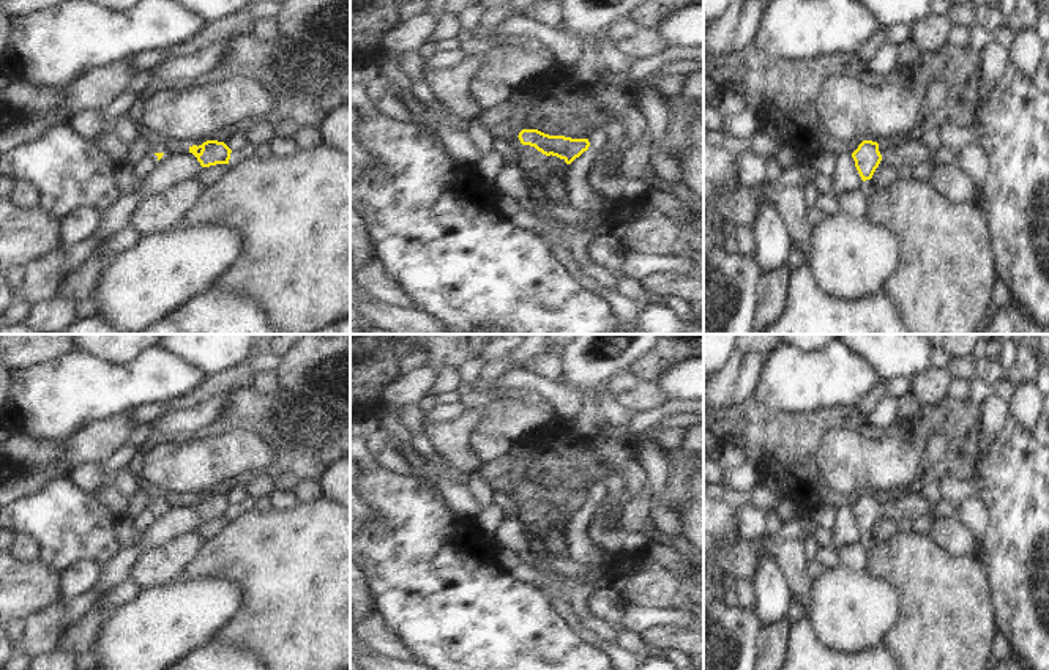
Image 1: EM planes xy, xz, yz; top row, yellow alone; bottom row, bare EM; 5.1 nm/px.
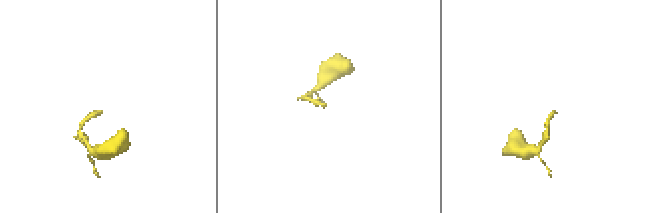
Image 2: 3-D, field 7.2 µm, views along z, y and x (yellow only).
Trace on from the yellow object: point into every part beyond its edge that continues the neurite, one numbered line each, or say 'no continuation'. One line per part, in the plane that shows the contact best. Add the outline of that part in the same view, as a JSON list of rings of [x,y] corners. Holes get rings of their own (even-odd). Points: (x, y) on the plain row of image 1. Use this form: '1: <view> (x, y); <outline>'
1: yz (914, 506); [[[907,493],[899,498],[891,498],[887,501],[879,497],[879,504],[882,508],[880,519],[894,519],[901,522],[902,519],[912,519],[918,522],[923,517],[932,517],[932,506],[921,497],[921,493]]]

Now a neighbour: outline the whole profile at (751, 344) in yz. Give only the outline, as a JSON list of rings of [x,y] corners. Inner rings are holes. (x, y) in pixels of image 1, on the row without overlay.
[[[741,334],[738,350],[746,355],[770,355],[784,345],[784,334]]]

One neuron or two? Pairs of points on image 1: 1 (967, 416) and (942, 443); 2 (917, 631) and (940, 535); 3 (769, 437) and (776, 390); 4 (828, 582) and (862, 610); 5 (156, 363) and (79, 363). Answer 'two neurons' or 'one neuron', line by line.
1: one neuron
2: two neurons
3: two neurons
4: one neuron
5: one neuron

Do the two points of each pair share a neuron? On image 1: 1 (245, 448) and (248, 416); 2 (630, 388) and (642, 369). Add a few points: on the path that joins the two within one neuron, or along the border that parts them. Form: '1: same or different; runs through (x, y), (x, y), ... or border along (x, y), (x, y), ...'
1: different; border along (210, 437), (235, 431), (253, 431), (276, 451)
2: different; border along (631, 369), (639, 377), (658, 385)

